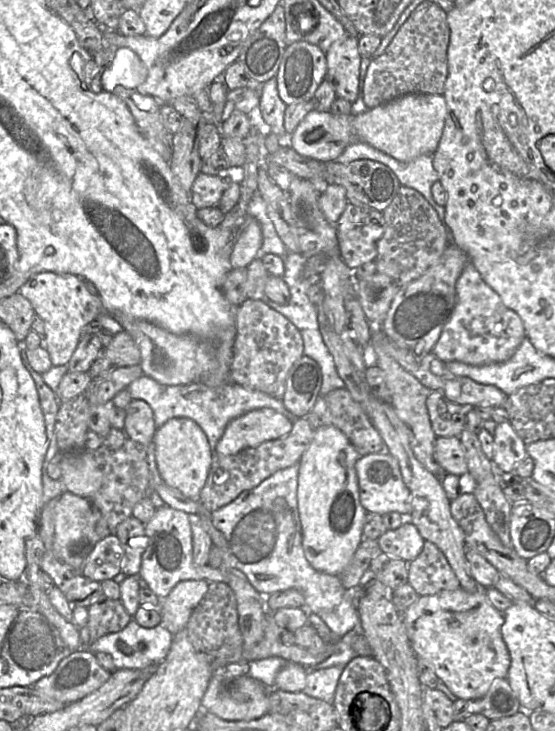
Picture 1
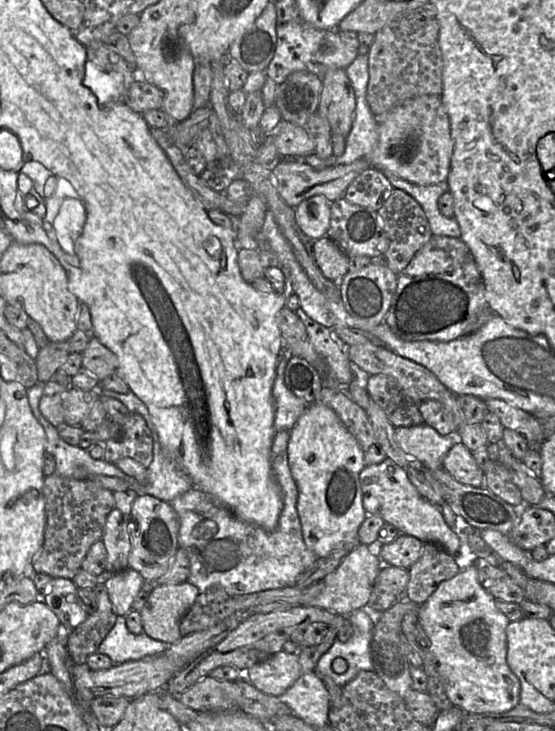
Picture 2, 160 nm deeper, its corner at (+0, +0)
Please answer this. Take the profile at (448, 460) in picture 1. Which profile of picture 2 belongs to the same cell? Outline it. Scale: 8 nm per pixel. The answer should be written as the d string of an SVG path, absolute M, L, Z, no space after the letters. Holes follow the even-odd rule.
M457 440L443 459L443 467L459 482L475 487L484 486L484 470L476 462L473 452Z

